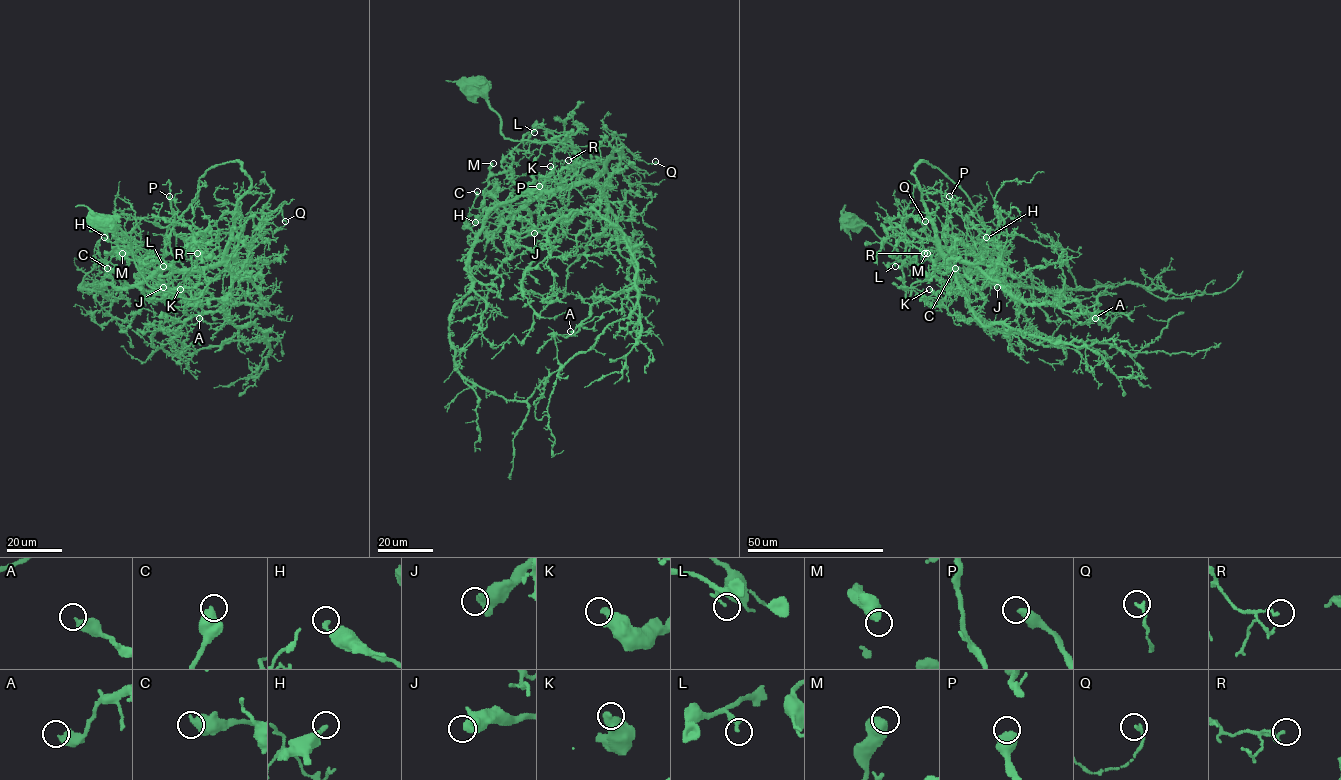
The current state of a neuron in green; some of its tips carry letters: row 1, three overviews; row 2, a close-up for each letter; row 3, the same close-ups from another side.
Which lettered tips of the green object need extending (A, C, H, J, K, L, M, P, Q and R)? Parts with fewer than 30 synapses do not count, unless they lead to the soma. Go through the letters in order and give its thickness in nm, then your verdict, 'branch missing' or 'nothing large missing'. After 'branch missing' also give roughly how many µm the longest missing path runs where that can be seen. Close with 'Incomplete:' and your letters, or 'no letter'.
A: 440 nm thick; nothing large missing
C: 650 nm thick; nothing large missing
H: 240 nm thick; nothing large missing
J: 650 nm thick; nothing large missing
K: 440 nm thick; nothing large missing
L: 170 nm thick; nothing large missing
M: 600 nm thick; nothing large missing
P: 550 nm thick; nothing large missing
Q: 180 nm thick; nothing large missing
R: 160 nm thick; nothing large missing
Incomplete: no letter

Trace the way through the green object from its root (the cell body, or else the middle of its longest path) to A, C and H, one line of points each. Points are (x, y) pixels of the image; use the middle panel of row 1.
A: (476, 85), (506, 138), (579, 150), (578, 178), (602, 190), (628, 241), (636, 278), (622, 307), (570, 331)
C: (476, 85), (506, 138), (580, 152), (577, 182), (513, 213), (481, 213), (477, 191)
H: (476, 85), (506, 138), (562, 143), (580, 153), (577, 182), (543, 191), (505, 211), (499, 224), (475, 222)

